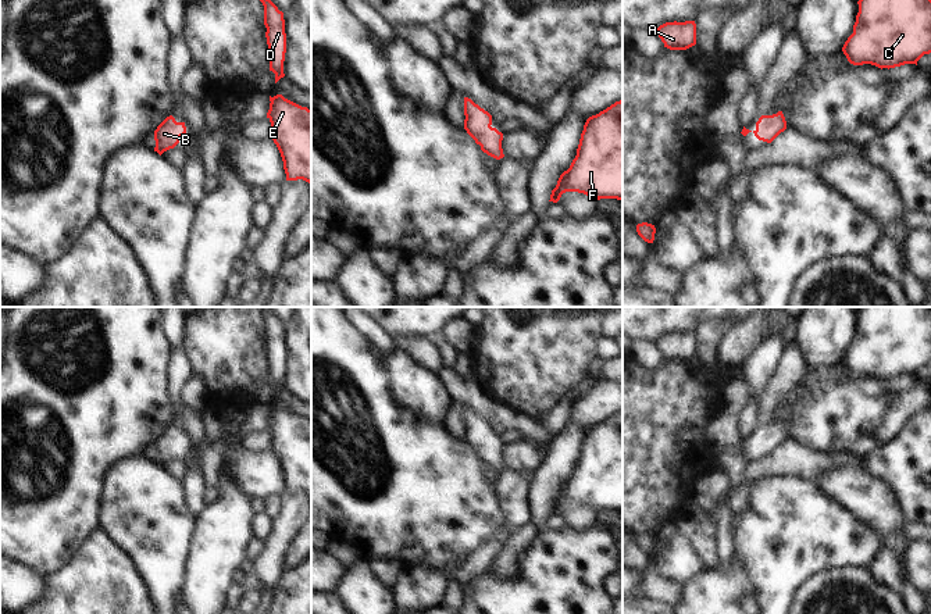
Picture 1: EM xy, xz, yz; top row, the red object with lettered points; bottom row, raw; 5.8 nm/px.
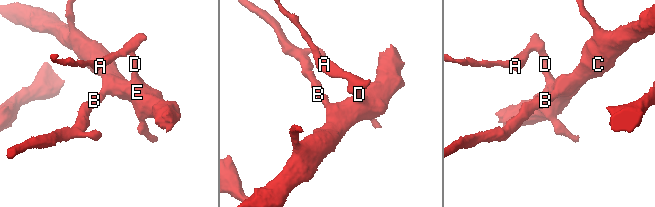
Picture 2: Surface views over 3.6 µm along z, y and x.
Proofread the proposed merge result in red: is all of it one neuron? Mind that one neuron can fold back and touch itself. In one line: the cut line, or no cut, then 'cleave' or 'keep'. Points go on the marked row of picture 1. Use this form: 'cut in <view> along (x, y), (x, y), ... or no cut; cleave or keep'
no cut; keep

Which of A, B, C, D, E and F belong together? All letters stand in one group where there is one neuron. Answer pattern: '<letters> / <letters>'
A B C D E F

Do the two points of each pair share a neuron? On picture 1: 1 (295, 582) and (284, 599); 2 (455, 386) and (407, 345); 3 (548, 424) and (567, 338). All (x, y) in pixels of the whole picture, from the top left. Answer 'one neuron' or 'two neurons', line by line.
1: one neuron
2: two neurons
3: two neurons

